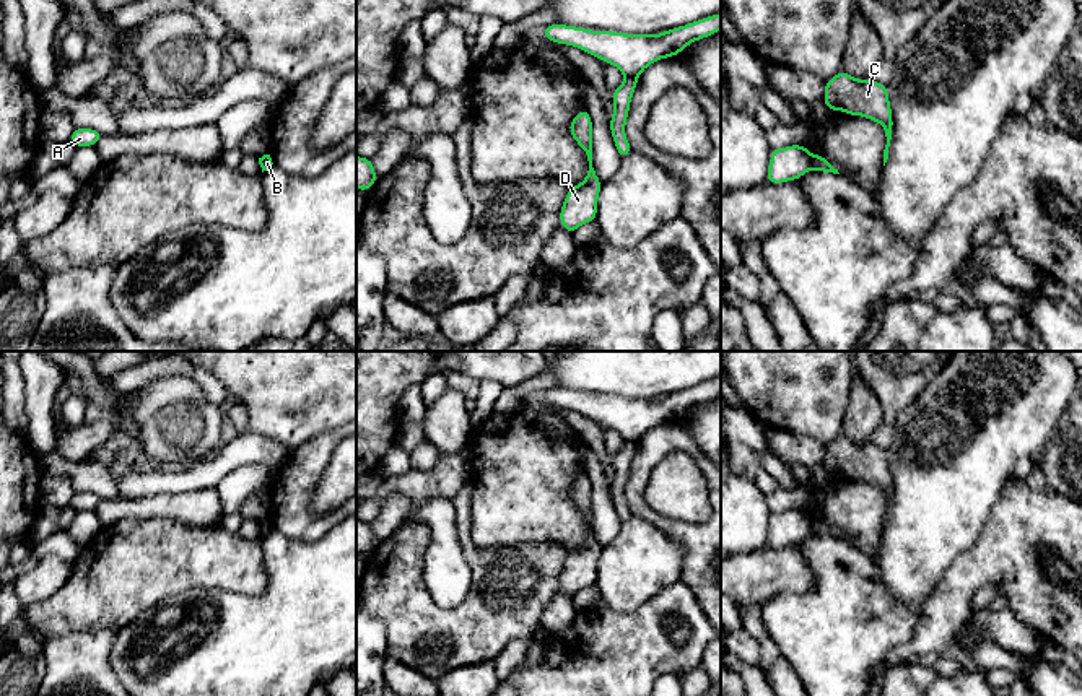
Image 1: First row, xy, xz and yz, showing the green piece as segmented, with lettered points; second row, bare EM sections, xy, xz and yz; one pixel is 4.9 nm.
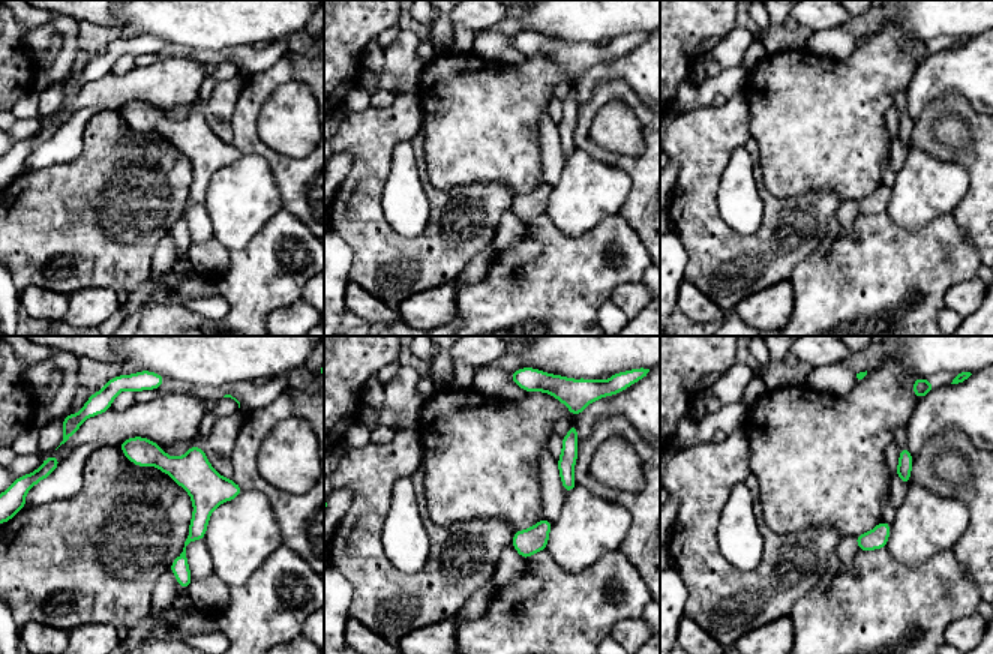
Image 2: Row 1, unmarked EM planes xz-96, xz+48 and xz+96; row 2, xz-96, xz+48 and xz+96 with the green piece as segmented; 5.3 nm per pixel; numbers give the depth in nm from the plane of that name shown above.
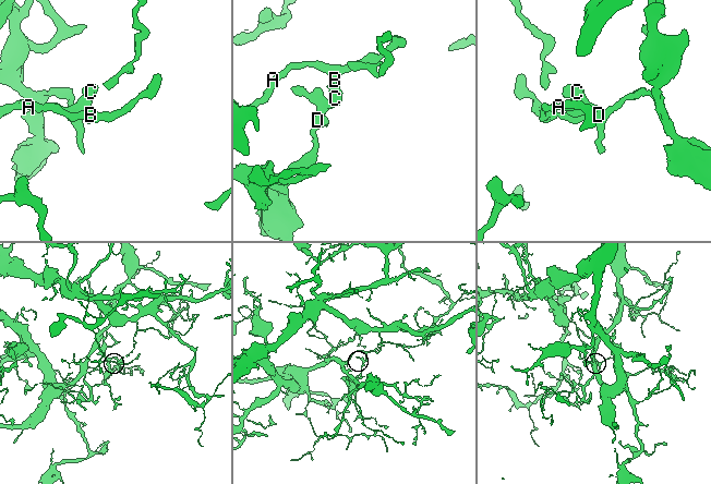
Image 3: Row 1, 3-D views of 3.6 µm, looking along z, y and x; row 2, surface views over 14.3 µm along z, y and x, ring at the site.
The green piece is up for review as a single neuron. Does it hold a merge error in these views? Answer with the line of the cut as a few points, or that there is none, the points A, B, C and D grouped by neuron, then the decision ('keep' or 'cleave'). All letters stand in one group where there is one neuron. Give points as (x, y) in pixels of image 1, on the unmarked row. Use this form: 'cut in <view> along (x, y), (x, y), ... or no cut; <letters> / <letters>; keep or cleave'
cut in xz along (625, 439), (636, 443); A / B C D; cleave

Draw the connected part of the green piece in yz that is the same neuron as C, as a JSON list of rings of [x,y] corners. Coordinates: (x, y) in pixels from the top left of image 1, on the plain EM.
[[[841,434],[825,447],[823,467],[830,475],[861,480],[869,485],[875,485],[883,491],[887,501],[883,514],[885,530],[893,494],[887,449],[880,449],[872,442],[856,444],[848,436]]]

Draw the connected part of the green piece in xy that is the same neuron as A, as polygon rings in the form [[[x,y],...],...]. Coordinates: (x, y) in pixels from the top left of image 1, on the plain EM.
[[[73,493],[70,506],[78,511],[94,511],[104,499],[94,493]]]

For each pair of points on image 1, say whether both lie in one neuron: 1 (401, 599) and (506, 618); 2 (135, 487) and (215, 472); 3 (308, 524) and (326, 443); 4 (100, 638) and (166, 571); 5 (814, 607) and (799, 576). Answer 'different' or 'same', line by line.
1: same
2: same
3: same
4: different
5: different

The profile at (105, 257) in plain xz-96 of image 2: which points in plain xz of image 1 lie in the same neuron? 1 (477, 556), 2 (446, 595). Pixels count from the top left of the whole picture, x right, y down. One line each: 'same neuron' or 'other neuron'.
1: same neuron
2: other neuron

